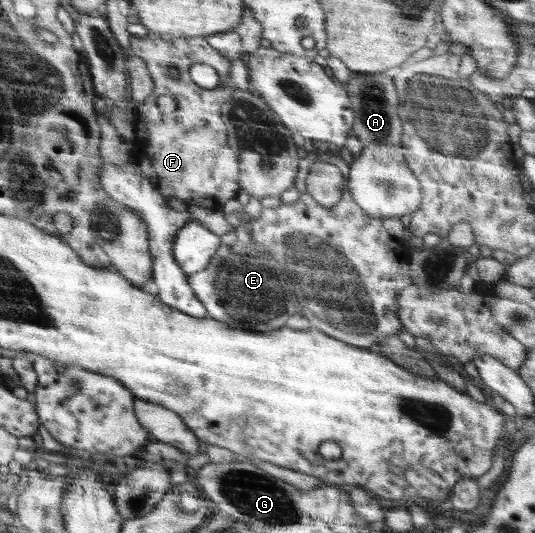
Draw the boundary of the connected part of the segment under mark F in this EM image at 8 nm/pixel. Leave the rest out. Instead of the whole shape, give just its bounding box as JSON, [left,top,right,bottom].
[130,32,241,210]

